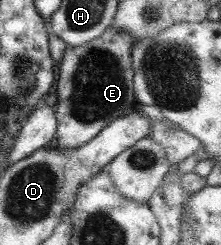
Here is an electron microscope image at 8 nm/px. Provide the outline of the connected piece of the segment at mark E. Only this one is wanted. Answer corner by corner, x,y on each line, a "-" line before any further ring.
109,25
94,41
82,46
65,46
58,64
56,82
56,138
58,149
76,148
90,141
110,121
136,110
133,72
130,66
132,38
118,35

